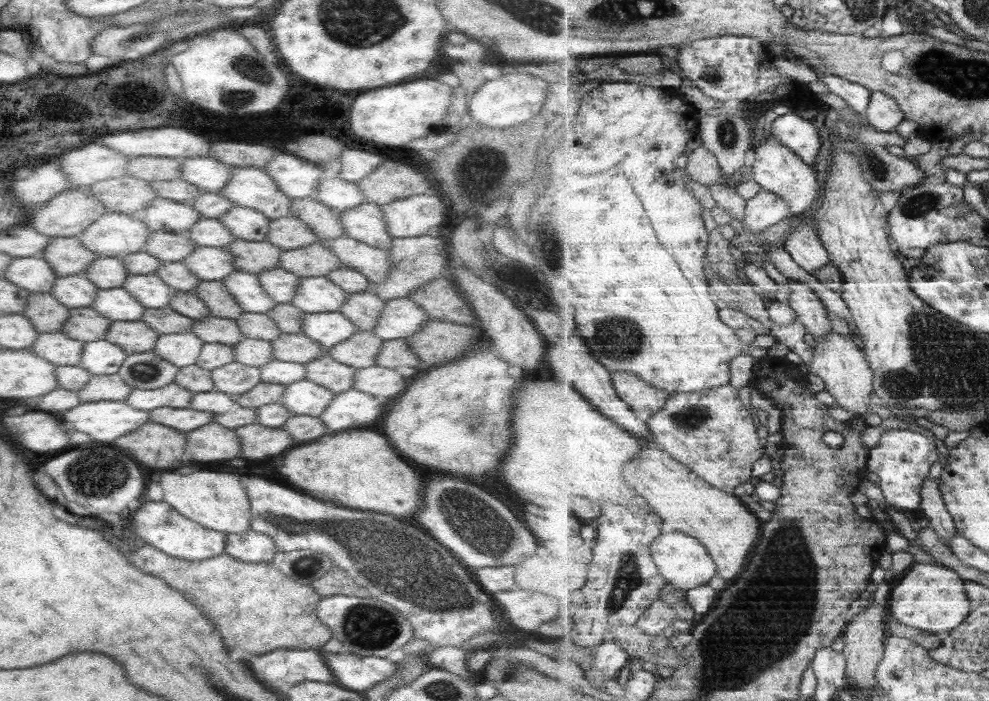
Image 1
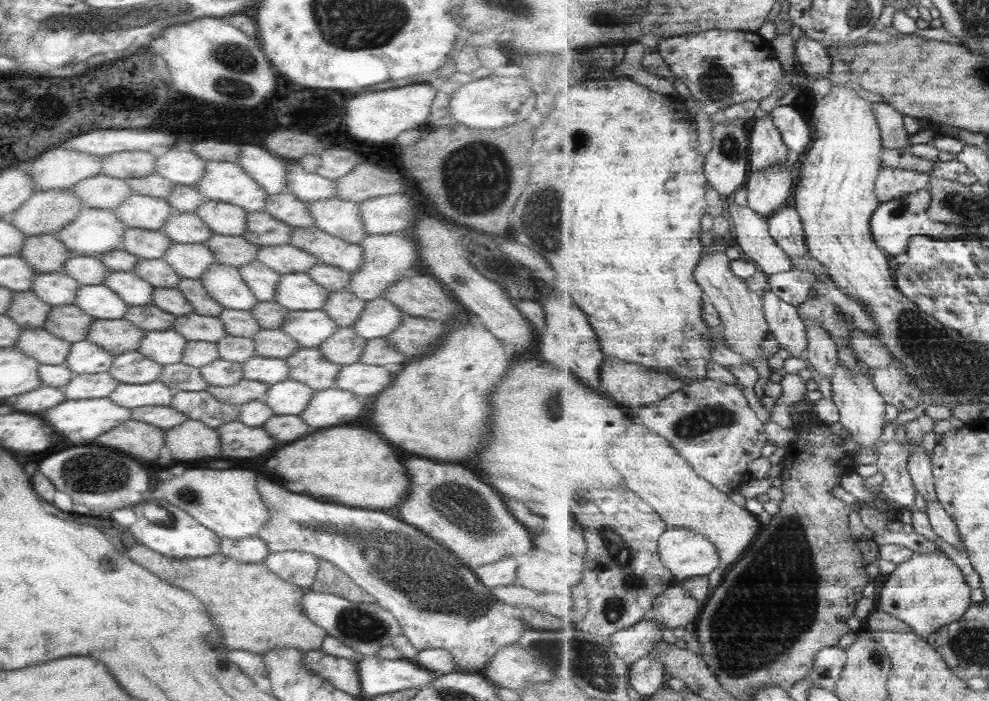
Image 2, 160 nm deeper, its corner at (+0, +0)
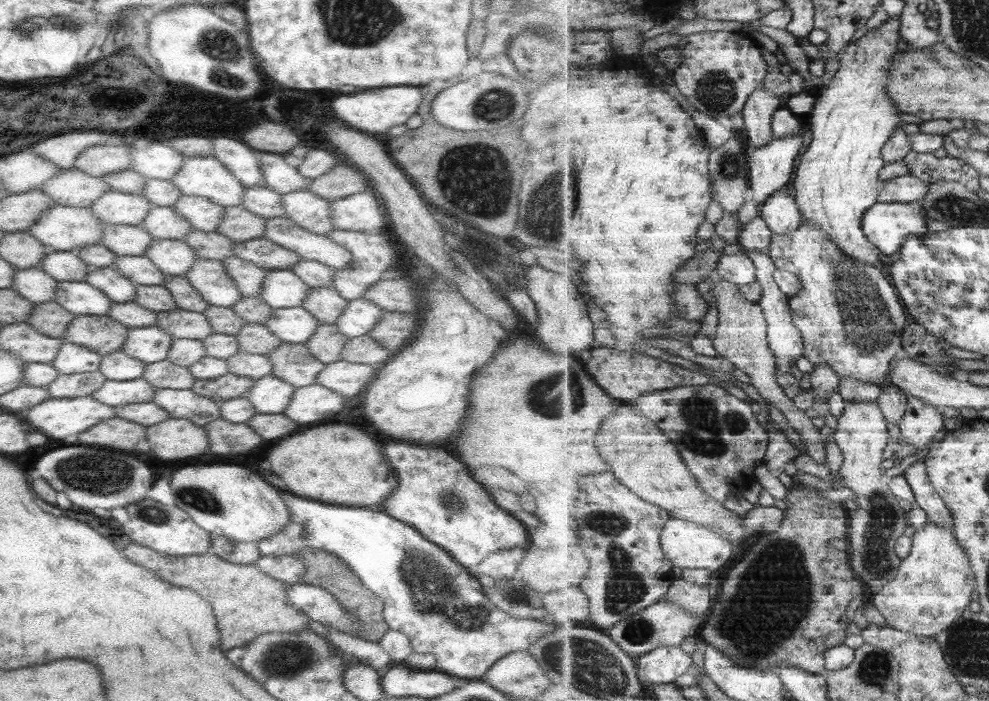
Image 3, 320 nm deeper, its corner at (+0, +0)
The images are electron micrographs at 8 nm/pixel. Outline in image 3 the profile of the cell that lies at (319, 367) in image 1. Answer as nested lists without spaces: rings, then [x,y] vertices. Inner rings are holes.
[[[279,343],[266,357],[271,361],[271,376],[294,388],[315,383],[324,366],[309,354],[304,344]]]

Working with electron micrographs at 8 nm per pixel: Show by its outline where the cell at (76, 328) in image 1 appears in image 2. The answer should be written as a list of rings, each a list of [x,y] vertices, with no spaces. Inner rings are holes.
[[[72,305],[51,307],[43,321],[42,329],[59,340],[73,344],[84,339],[93,319]]]

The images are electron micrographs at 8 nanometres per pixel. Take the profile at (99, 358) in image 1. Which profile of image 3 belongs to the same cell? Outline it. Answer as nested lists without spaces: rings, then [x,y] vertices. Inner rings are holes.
[[[62,342],[51,362],[57,375],[73,375],[98,371],[101,356],[75,344]]]

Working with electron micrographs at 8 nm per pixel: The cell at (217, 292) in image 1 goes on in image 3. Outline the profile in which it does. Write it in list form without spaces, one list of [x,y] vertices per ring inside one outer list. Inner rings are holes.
[[[164,275],[162,286],[169,292],[177,309],[187,312],[202,313],[207,302],[191,287],[184,276]]]

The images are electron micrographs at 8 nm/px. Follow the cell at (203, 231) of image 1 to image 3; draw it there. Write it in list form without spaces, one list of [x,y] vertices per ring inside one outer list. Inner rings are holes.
[[[150,206],[140,228],[152,240],[183,240],[185,234],[193,230],[170,206]]]

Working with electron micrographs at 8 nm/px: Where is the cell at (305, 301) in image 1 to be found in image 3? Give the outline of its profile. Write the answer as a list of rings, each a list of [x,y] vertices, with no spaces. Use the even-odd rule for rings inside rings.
[[[290,269],[266,271],[258,298],[272,309],[293,308],[303,303],[308,287]]]

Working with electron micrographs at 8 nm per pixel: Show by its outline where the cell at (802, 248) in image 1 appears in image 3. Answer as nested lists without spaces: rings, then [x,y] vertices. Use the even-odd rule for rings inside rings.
[[[787,187],[775,192],[764,203],[757,204],[759,216],[767,222],[769,229],[777,235],[787,235],[802,227],[801,209],[792,190]]]

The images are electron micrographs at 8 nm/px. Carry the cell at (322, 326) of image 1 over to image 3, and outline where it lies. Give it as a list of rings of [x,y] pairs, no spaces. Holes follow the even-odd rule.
[[[296,306],[271,309],[264,325],[281,343],[304,344],[311,333],[314,333],[318,320],[300,306]]]

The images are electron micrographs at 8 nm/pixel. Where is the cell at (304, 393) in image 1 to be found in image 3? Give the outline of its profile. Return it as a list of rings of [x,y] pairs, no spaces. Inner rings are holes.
[[[271,375],[257,380],[244,392],[244,397],[259,414],[281,414],[289,402],[294,387]]]

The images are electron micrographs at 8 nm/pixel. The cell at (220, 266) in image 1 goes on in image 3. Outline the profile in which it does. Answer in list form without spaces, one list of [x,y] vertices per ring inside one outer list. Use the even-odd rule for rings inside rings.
[[[152,240],[144,256],[164,275],[183,276],[195,262],[195,253],[182,240]]]

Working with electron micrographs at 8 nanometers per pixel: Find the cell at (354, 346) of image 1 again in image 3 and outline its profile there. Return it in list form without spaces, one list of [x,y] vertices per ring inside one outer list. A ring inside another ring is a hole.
[[[318,324],[315,327],[314,333],[311,333],[304,345],[315,360],[318,360],[323,365],[327,365],[336,362],[346,340],[347,338],[337,332],[334,324]]]

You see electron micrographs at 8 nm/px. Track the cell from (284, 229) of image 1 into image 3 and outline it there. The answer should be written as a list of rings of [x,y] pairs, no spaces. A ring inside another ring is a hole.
[[[240,206],[222,207],[223,218],[216,234],[229,238],[233,243],[247,242],[263,237],[265,220],[254,216]]]

